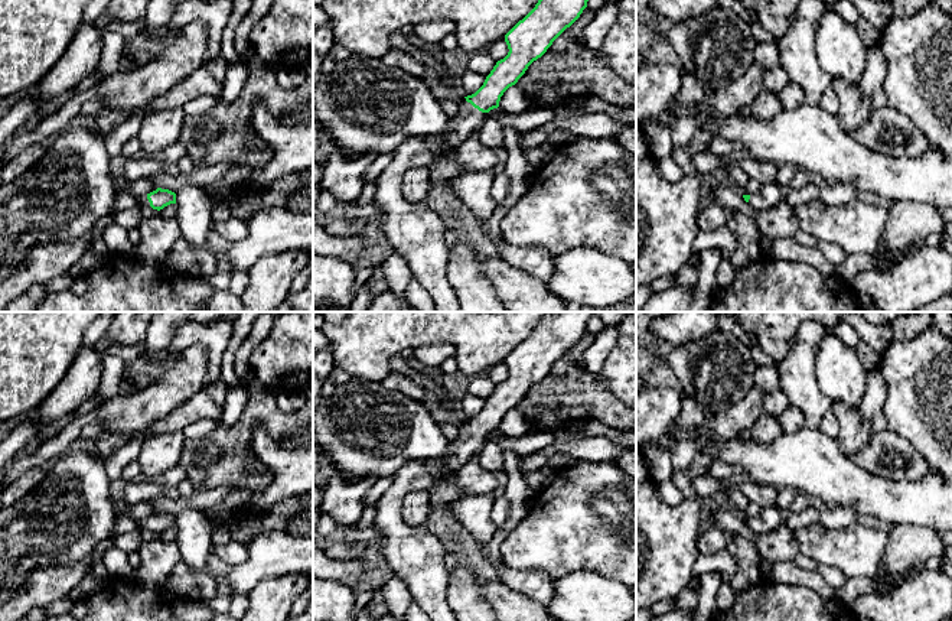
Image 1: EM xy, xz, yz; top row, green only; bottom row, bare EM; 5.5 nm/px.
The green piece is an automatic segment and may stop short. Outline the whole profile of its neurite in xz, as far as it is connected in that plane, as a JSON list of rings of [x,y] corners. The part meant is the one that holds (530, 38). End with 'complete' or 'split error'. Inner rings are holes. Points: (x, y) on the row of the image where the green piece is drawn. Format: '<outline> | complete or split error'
[[[538,0],[535,7],[506,35],[508,55],[498,61],[483,85],[464,97],[447,133],[434,144],[410,139],[398,146],[391,163],[375,179],[374,205],[382,212],[381,230],[401,254],[420,285],[428,292],[437,312],[462,312],[454,287],[447,276],[444,221],[426,204],[414,205],[401,192],[405,172],[433,165],[450,147],[459,147],[486,114],[499,107],[503,92],[515,85],[528,66],[541,58],[552,42],[570,27],[587,7],[589,0]]] | split error

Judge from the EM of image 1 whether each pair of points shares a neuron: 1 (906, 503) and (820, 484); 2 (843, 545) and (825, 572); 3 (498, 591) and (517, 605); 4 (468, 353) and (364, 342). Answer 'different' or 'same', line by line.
1: same
2: different
3: same
4: same

